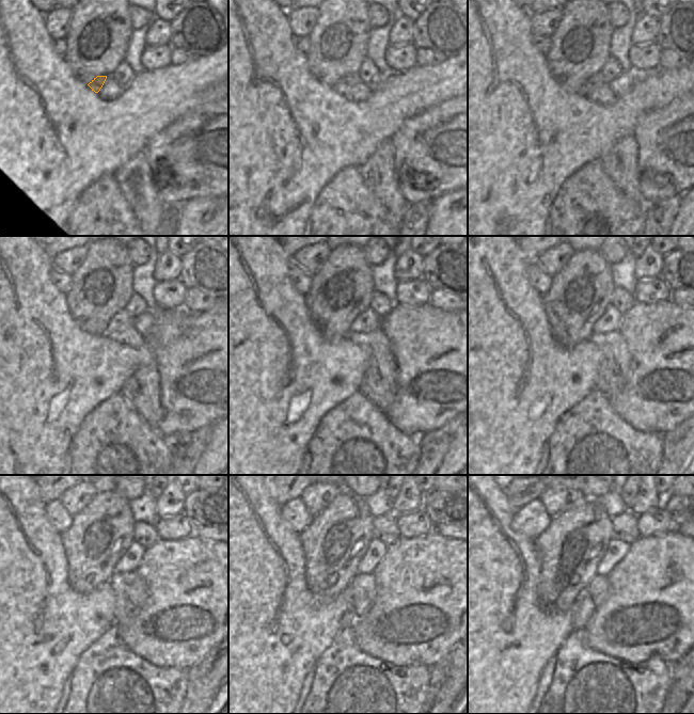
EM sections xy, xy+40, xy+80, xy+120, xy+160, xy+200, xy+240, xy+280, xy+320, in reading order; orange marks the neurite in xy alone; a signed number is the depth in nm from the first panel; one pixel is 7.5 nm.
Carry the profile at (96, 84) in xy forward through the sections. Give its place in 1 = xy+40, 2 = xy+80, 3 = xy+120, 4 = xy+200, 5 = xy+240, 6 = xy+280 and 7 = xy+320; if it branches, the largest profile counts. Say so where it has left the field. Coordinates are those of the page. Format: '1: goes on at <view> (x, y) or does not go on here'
1: goes on at xy+40 (343, 84)
2: goes on at xy+80 (595, 80)
3: goes on at xy+120 (122, 318)
4: goes on at xy+200 (609, 321)
5: goes on at xy+240 (130, 560)
6: goes on at xy+280 (376, 550)
7: goes on at xy+320 (616, 550)

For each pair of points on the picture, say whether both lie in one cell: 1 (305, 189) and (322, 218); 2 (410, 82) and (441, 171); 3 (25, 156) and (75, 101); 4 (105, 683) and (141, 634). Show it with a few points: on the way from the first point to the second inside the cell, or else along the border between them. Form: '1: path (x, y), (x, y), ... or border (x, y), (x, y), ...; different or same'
1: border (327, 181), (308, 218); different
2: border (443, 100), (409, 116), (399, 126); different
3: path (43, 148), (50, 141), (60, 141), (61, 120); same
4: border (117, 627), (123, 643), (131, 651), (151, 663); different

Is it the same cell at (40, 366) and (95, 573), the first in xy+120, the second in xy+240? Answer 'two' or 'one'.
two

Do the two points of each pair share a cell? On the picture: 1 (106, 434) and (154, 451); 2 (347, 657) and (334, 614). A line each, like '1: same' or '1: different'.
1: same
2: different

